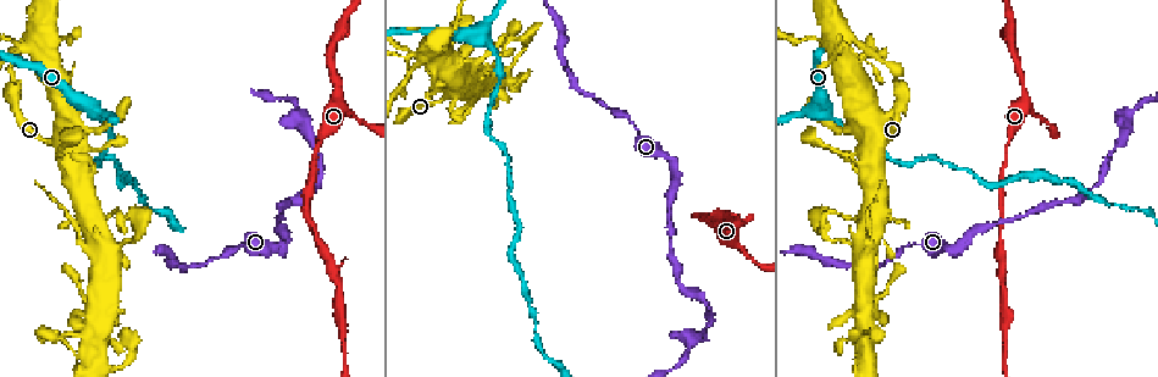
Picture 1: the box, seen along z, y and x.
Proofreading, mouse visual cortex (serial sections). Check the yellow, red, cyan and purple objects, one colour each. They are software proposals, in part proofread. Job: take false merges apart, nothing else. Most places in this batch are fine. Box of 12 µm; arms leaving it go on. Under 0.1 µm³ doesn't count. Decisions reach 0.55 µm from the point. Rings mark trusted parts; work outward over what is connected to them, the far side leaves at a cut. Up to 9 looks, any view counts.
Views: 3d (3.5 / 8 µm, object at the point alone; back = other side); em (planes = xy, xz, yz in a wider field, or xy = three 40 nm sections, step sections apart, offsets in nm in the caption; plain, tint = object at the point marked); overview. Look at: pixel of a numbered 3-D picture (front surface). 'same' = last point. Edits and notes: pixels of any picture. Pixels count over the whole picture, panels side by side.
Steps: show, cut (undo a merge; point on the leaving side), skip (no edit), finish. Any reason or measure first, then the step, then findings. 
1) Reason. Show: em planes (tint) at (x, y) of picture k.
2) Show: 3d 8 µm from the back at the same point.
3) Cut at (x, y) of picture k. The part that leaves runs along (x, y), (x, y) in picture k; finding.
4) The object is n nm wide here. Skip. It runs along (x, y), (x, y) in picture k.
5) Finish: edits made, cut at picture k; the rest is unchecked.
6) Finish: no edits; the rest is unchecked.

A narrow waist. Show: 3d 3.5 µm at (1006, 287) of picture 1.

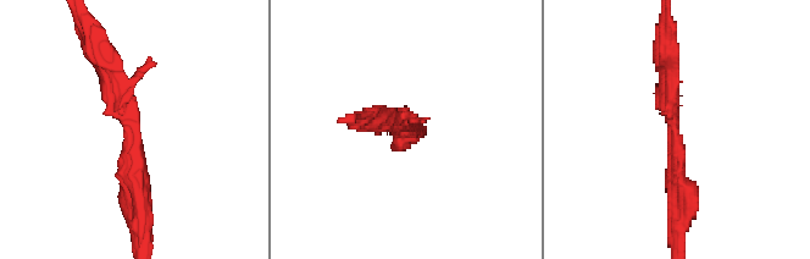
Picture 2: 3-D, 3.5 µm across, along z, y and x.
The arms are 250, 300 nm wide. Show: em xy step 5 (tint) at (131, 131) of picture 2.

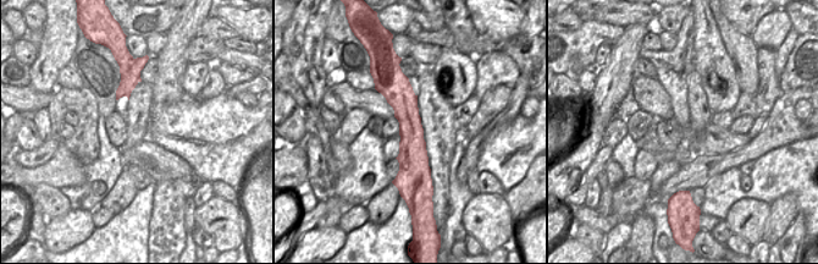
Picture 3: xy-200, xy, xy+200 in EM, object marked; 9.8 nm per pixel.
Skip. It runs along (103, 58), (133, 117), (140, 215) in picture 2; one cell here.

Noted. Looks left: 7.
Thick turns thin. Show: em xy step 2 (tint) at (1023, 81) of picture 1.

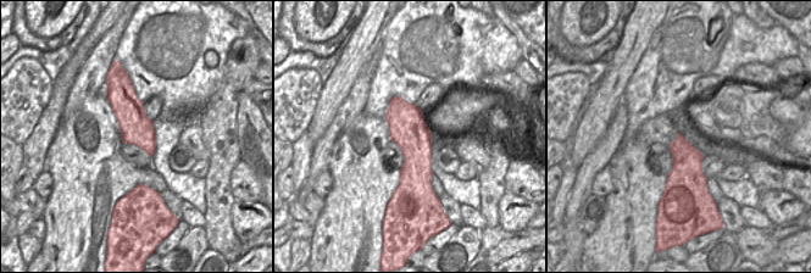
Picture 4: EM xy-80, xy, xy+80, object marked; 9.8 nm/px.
Show: 3d 3.5 µm from the back at the same point.

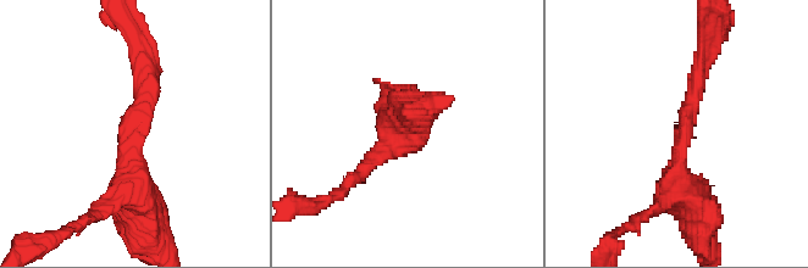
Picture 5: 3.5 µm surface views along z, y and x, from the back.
The arms are 250, 500 nm wide. Skip. It runs along (142, 215), (129, 140), (149, 61) in picture 5; one cell here.

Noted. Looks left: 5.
Thick turns thin. Show: 3d 3.5 µm from the back at (1142, 102) of picture 1.

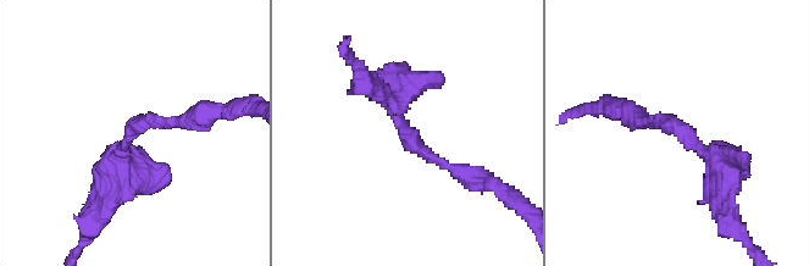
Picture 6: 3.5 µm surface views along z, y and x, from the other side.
Need the tissue. Show: em xy step 5 (tint) at (680, 130) of picture 6.

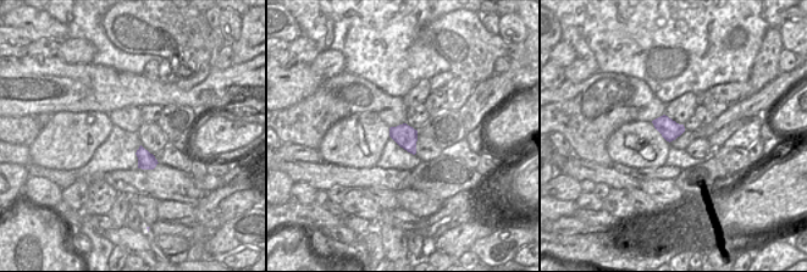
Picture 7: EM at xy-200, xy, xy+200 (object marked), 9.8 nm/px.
Skip. It runs along (382, 90), (411, 143), (472, 177) in picture 6; continuous, no second cell.

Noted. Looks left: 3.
Show: 3d 3.5 µm at (58, 140) of picture 1.

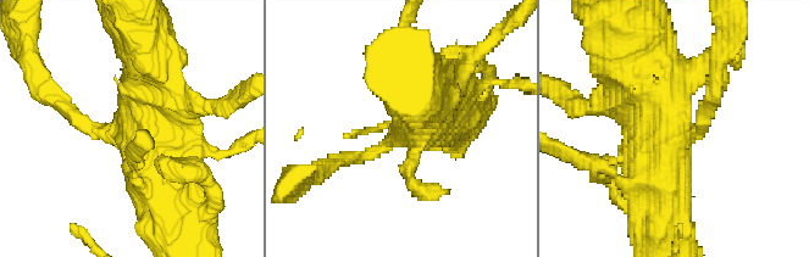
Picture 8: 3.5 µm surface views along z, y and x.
Need the tissue. Show: em xy step 5 (tint) at (132, 131) of picture 8.

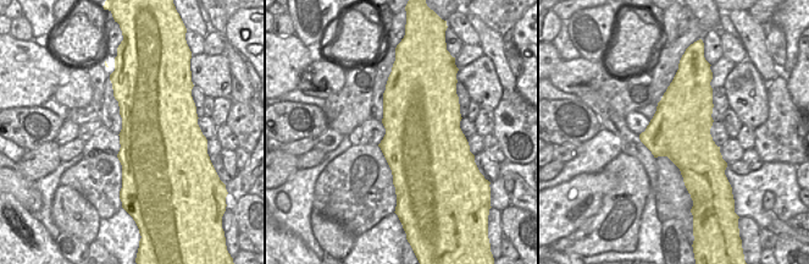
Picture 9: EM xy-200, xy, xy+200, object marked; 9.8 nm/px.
Skip. It runs along (65, 107), (140, 138), (170, 197) in picture 8; one cell here.

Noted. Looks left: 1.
Finish: no edits; the rest is unchecked.

